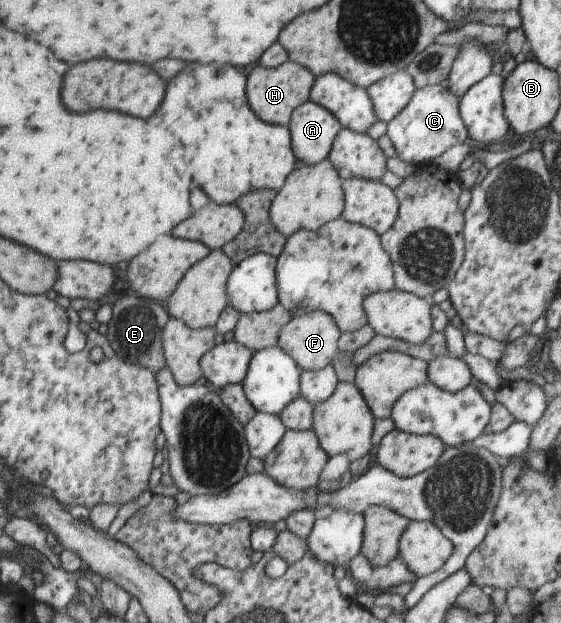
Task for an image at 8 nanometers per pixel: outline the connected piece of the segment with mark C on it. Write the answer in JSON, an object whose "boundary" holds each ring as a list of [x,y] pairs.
{"boundary":[[[444,84],[424,86],[414,90],[409,104],[386,124],[386,137],[391,141],[396,156],[408,162],[423,162],[439,157],[453,145],[457,145],[457,126],[459,126],[459,142],[467,138],[465,123],[457,112],[457,97],[445,88]]]}

